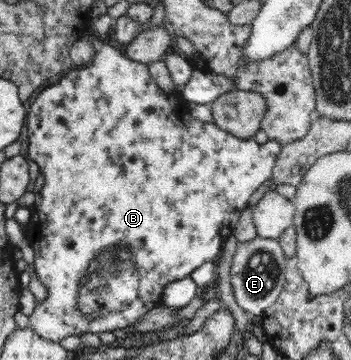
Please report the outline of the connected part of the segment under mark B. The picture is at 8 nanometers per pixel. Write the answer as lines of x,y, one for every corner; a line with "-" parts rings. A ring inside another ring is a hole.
90,35
91,40
93,41
94,49
96,50
96,55
93,58
92,65
90,67
78,68
75,71
70,71
64,79
58,81
56,85
48,87
48,89
42,90
42,93
36,97
36,101
30,105
30,111
27,113
26,127
28,128
29,134
29,145
28,145
28,159
35,161
38,165
39,173
44,176
44,184
40,193
36,196
36,201
34,205
30,208
31,218
27,224
27,241
29,245
34,249
34,265
35,272
38,276
38,279
45,283
45,286
48,288
48,297
43,302
37,302
37,307
29,317
29,326
34,329
36,334
40,335
43,339
53,342
59,342
67,336
81,336
84,333
98,334
99,332
106,332
114,329
124,330
128,325
136,323
142,319
142,315
148,313
150,309
160,306
162,303
162,289
166,283
172,283
172,281
178,281
178,279
184,279
192,273
193,269
200,267
206,261
213,261
216,258
216,255
220,252
222,244
233,235
233,230
237,227
239,223
239,217
241,216
242,211
247,207
249,200
253,193
266,181
270,179
273,174
273,167
275,166
276,160
280,155
281,149
284,147
277,139
269,139
264,144
258,144
254,142
249,142
247,140
240,139
219,129
213,123
203,123
198,119
194,119
190,115
188,103
184,103
184,100
175,93
164,92
154,81
152,75
150,74
149,68
146,65
137,63
136,61
131,61
130,58
125,57
121,49
111,47
108,44
104,44
102,40
98,40
98,36

